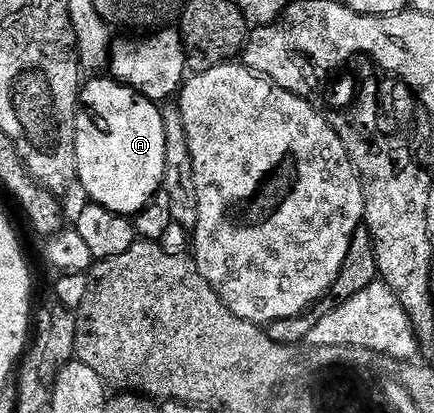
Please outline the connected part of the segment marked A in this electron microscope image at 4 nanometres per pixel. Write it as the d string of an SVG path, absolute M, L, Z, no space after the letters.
M93 76L84 83L79 95L75 120L75 152L79 186L98 206L116 214L135 216L162 190L165 184L167 140L163 128L162 107L109 76Z

